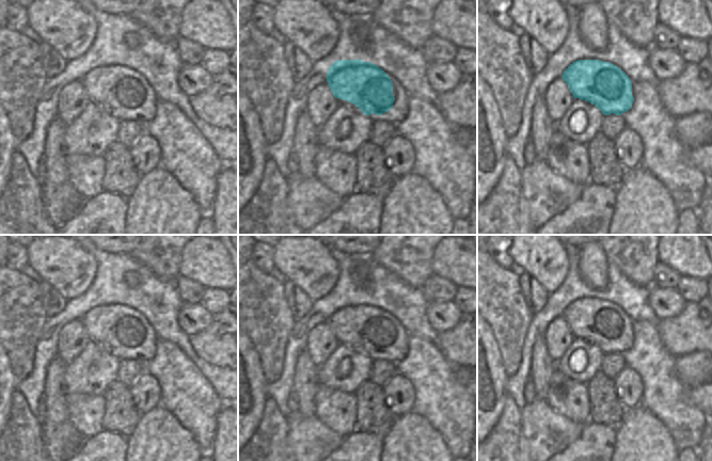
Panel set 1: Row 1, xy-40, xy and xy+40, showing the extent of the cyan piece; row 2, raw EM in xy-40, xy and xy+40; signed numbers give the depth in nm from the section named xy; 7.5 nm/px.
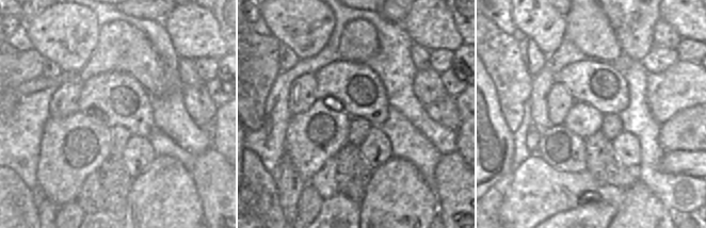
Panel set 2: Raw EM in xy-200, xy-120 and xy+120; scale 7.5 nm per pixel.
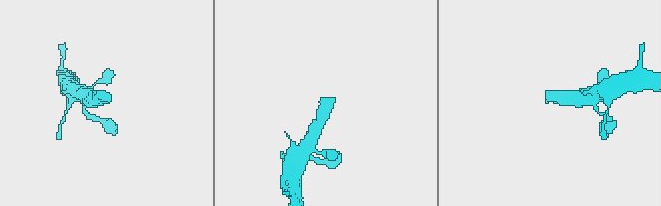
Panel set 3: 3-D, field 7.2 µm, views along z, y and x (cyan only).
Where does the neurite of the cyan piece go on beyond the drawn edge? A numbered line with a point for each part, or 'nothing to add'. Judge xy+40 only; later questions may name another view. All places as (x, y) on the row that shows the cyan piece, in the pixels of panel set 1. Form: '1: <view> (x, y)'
nothing to add

